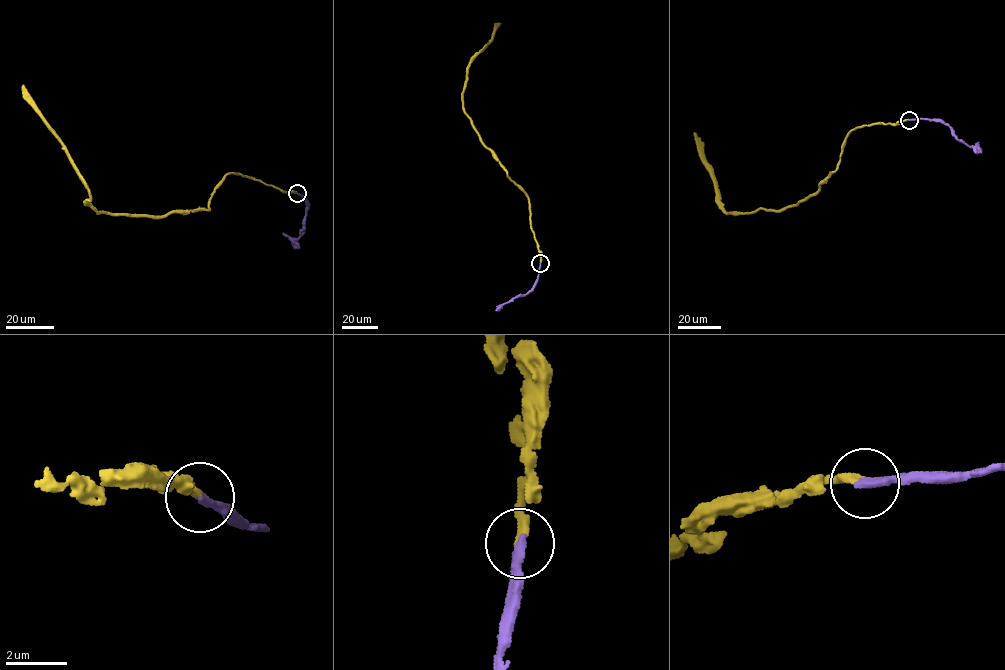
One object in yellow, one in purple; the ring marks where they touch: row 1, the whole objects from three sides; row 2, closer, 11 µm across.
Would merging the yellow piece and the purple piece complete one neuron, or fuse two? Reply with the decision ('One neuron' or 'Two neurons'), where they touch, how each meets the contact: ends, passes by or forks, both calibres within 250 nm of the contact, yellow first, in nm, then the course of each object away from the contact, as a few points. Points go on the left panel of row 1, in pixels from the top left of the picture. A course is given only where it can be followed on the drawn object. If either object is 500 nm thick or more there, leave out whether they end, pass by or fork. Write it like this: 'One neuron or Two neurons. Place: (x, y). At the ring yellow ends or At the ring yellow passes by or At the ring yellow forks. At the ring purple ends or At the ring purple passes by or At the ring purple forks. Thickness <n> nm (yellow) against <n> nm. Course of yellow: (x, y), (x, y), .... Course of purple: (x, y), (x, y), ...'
One neuron. Place: (297, 193). At the ring yellow ends. At the ring purple ends. Thickness 320 nm (yellow) against 360 nm. Course of yellow: (297, 192), (232, 172), (215, 188), (208, 210), (98, 212), (84, 203), (86, 184), (23, 85). Course of purple: (297, 193), (307, 199), (303, 228), (299, 237), (291, 240), (283, 234)

